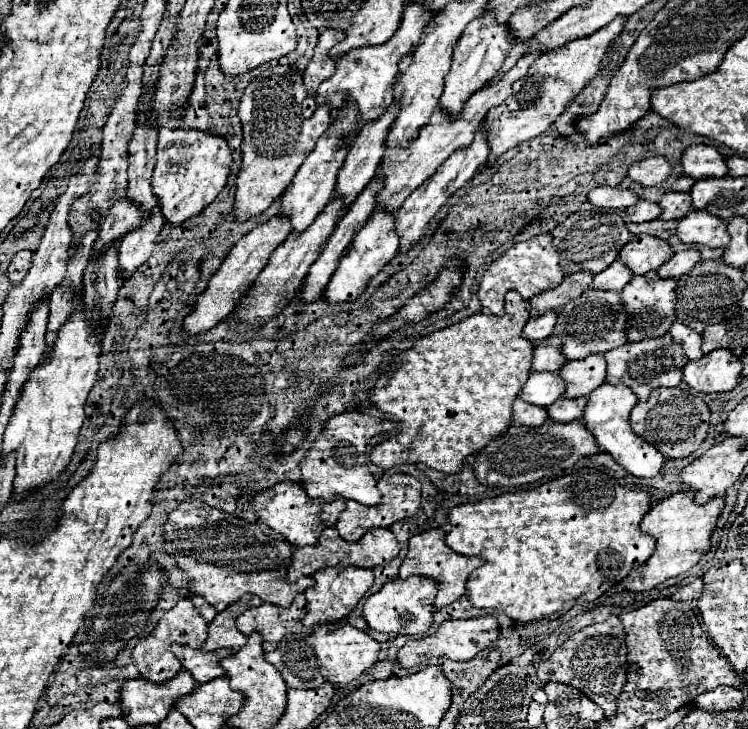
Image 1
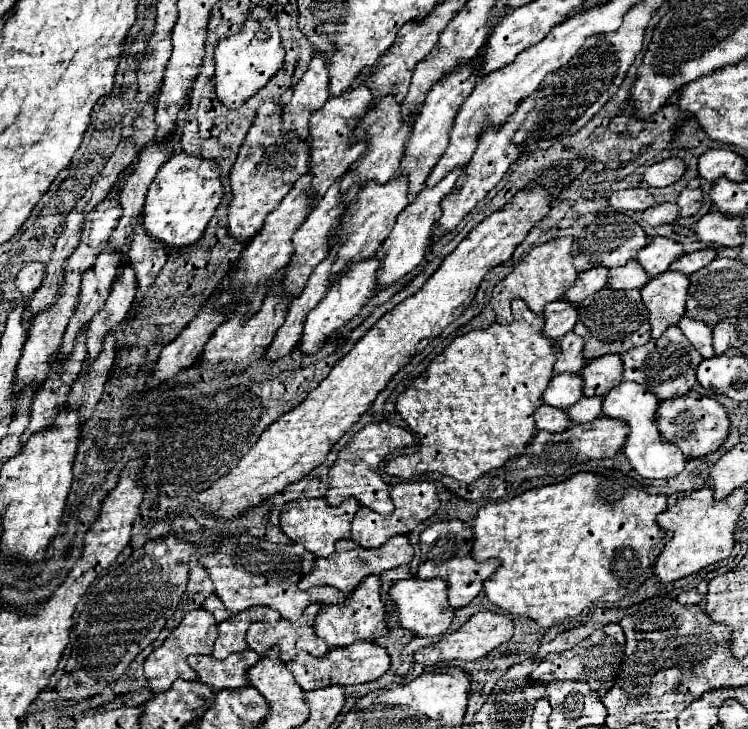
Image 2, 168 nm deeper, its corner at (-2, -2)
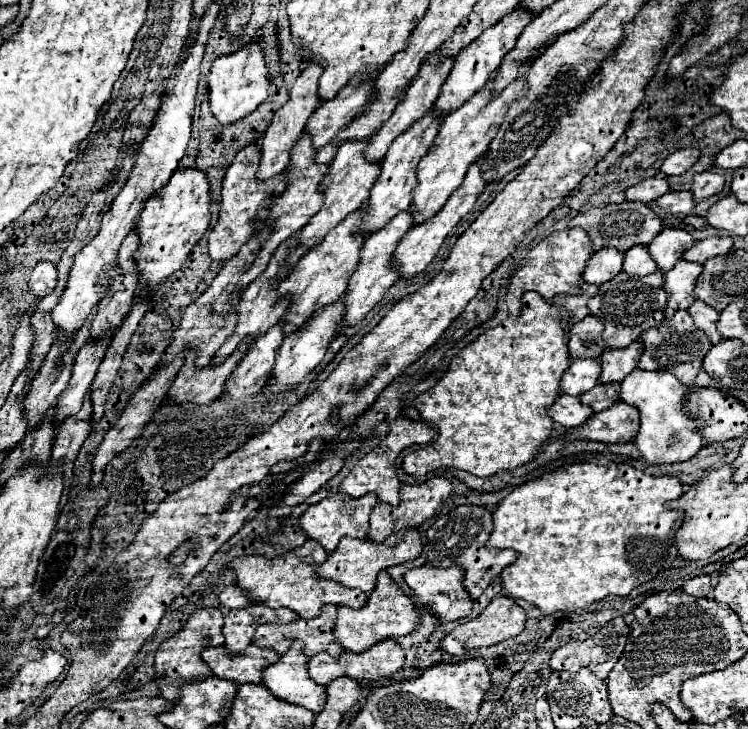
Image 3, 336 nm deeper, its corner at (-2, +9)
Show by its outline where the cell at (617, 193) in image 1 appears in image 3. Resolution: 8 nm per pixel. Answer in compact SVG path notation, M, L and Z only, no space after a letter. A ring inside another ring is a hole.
M653 176L653 178L647 178L647 180L643 180L643 182L627 188L625 196L627 196L627 200L649 204L649 202L655 202L657 198L661 198L667 192L669 192L667 178L655 178Z

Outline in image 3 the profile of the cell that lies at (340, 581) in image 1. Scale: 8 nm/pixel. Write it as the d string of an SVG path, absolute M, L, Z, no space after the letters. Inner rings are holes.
M379 572L379 580L375 590L369 594L369 604L359 610L339 608L335 620L335 636L339 644L351 652L365 652L387 638L399 638L415 632L421 624L421 612L413 604L413 600L395 584L395 580L387 572Z

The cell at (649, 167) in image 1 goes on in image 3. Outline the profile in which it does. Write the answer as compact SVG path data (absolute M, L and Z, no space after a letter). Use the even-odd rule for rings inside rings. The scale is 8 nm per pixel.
M681 148L677 152L673 152L661 166L661 174L665 176L679 176L683 172L687 172L697 160L699 160L701 152L697 148Z

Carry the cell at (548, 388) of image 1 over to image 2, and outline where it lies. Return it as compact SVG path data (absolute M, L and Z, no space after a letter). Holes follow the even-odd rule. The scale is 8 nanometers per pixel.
M561 373L551 377L549 385L543 391L543 403L551 405L551 407L559 407L559 409L567 409L573 403L577 403L581 399L581 379L579 375L569 375L569 373Z

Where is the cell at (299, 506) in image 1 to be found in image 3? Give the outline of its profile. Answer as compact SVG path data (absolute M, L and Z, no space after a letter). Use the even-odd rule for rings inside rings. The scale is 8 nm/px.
M339 492L329 498L323 498L319 504L309 506L305 510L305 514L299 518L299 524L309 538L321 542L327 552L333 552L343 536L351 536L351 538L365 538L367 536L369 514L377 506L377 502L379 502L377 494L365 494L361 498L351 498L351 496Z

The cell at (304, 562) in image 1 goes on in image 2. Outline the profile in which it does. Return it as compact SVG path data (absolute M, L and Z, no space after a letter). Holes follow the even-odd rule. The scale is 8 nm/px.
M393 535L387 543L383 543L381 547L375 549L365 549L365 547L357 547L353 541L349 539L341 539L335 543L335 555L329 559L315 559L315 565L311 569L311 573L307 573L303 577L303 581L299 581L301 589L309 589L315 585L331 585L337 587L339 591L343 591L345 595L349 595L349 591L353 591L353 587L357 587L357 583L367 577L367 575L379 575L387 569L393 569L397 565L405 565L413 559L413 547L409 543L409 539L405 535Z

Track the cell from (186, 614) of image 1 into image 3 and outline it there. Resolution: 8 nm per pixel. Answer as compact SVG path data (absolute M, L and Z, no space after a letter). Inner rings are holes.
M201 608L195 610L191 614L191 618L187 620L187 626L171 636L167 642L163 642L157 650L155 656L155 682L161 690L161 696L169 702L175 702L179 698L179 690L183 684L187 682L197 682L197 680L205 680L209 676L213 676L211 668L201 660L201 652L209 646L223 646L223 614L219 608Z

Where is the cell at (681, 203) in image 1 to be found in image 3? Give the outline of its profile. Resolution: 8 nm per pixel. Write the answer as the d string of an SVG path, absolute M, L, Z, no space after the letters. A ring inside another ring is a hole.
M707 170L707 172L701 172L701 174L695 174L695 180L693 180L693 198L699 202L703 198L709 198L709 196L715 196L723 190L723 184L725 184L725 174L723 172L713 172L713 170Z

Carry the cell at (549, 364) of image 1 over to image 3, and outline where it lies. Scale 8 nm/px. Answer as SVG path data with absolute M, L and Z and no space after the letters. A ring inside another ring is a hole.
M587 316L585 320L573 324L569 338L569 354L571 358L599 358L607 344L601 336L603 324L597 316Z

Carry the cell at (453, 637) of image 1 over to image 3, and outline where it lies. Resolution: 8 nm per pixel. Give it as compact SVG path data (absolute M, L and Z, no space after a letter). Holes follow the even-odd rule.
M499 594L489 602L489 606L475 620L469 620L469 622L457 626L451 634L447 634L441 642L441 648L449 654L465 654L465 652L471 652L471 650L477 650L477 648L493 646L493 644L499 644L507 638L519 636L525 628L525 620L527 620L527 614L519 604L515 604L515 600Z

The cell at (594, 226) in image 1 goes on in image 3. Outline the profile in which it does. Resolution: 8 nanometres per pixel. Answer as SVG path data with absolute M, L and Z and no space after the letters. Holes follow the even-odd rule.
M623 202L623 204L609 204L605 208L591 208L585 214L575 216L569 222L569 226L585 228L591 236L595 252L601 250L603 246L613 246L623 254L637 244L643 244L643 246L651 244L651 240L663 230L661 218L647 204L641 204L641 202Z

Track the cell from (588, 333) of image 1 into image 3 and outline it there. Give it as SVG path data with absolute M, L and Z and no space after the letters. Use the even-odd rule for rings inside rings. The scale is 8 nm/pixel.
M619 272L613 280L599 286L599 294L589 300L589 310L593 316L605 322L603 338L611 348L627 348L635 342L647 328L663 322L663 312L667 306L667 292L663 290L663 272L653 272L649 276L633 276Z

